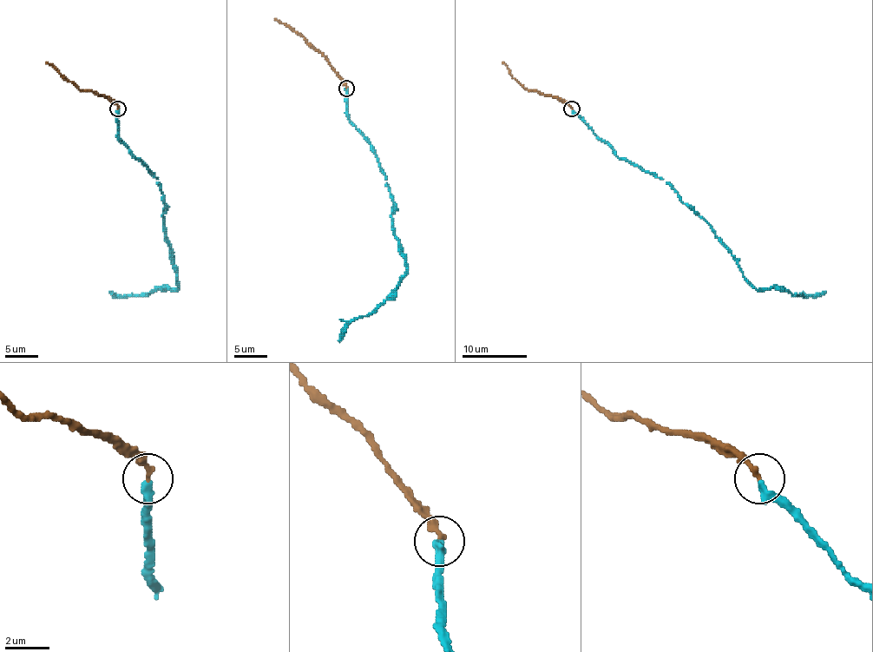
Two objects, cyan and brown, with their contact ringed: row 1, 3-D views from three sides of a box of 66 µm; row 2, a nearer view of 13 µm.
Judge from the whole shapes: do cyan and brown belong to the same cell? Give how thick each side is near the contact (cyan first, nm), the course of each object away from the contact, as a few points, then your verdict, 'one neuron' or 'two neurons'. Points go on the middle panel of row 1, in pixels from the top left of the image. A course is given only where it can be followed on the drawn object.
calibres 400 and 260 nm; course cyan (346, 88), (347, 119), (364, 135), (386, 180), (393, 234), (406, 272), (383, 301), (352, 321), (339, 342); course brown (346, 88), (335, 69), (310, 44), (274, 18); one neuron

